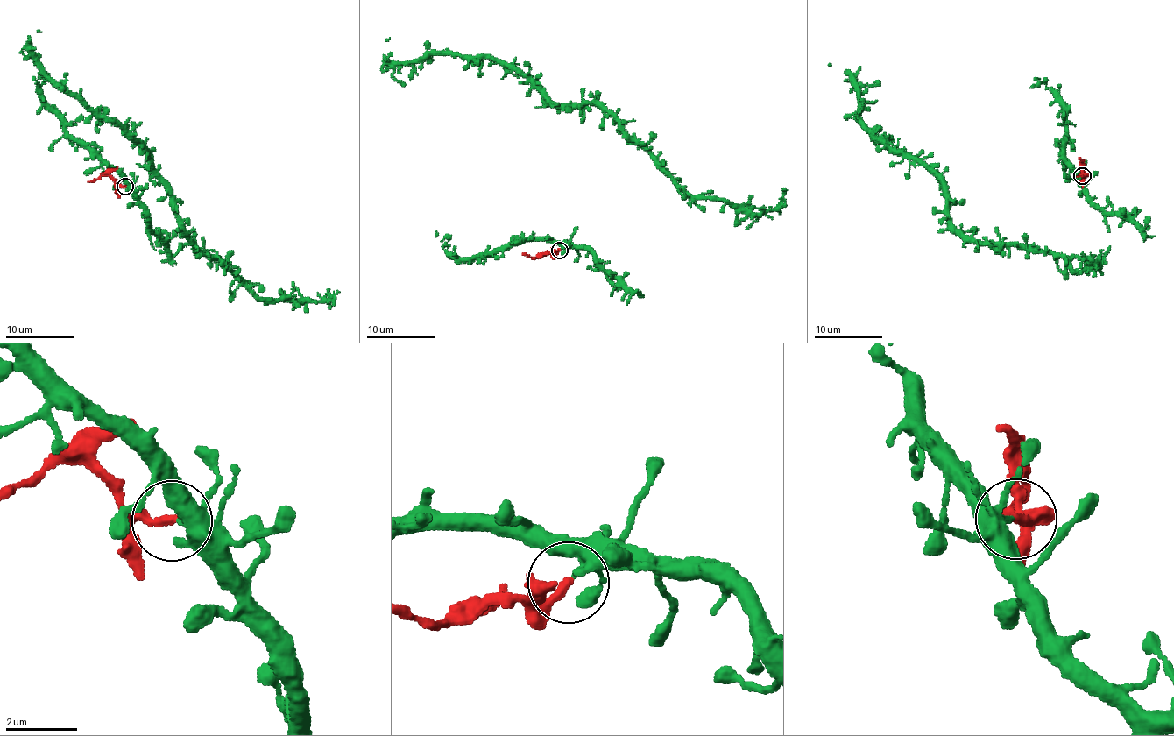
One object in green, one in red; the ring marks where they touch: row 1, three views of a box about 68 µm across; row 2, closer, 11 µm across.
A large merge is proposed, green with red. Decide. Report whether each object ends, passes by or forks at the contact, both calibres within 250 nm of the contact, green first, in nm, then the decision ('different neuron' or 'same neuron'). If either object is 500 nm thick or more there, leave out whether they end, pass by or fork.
green passes by | red ends | 240/240 nm | different neuron

